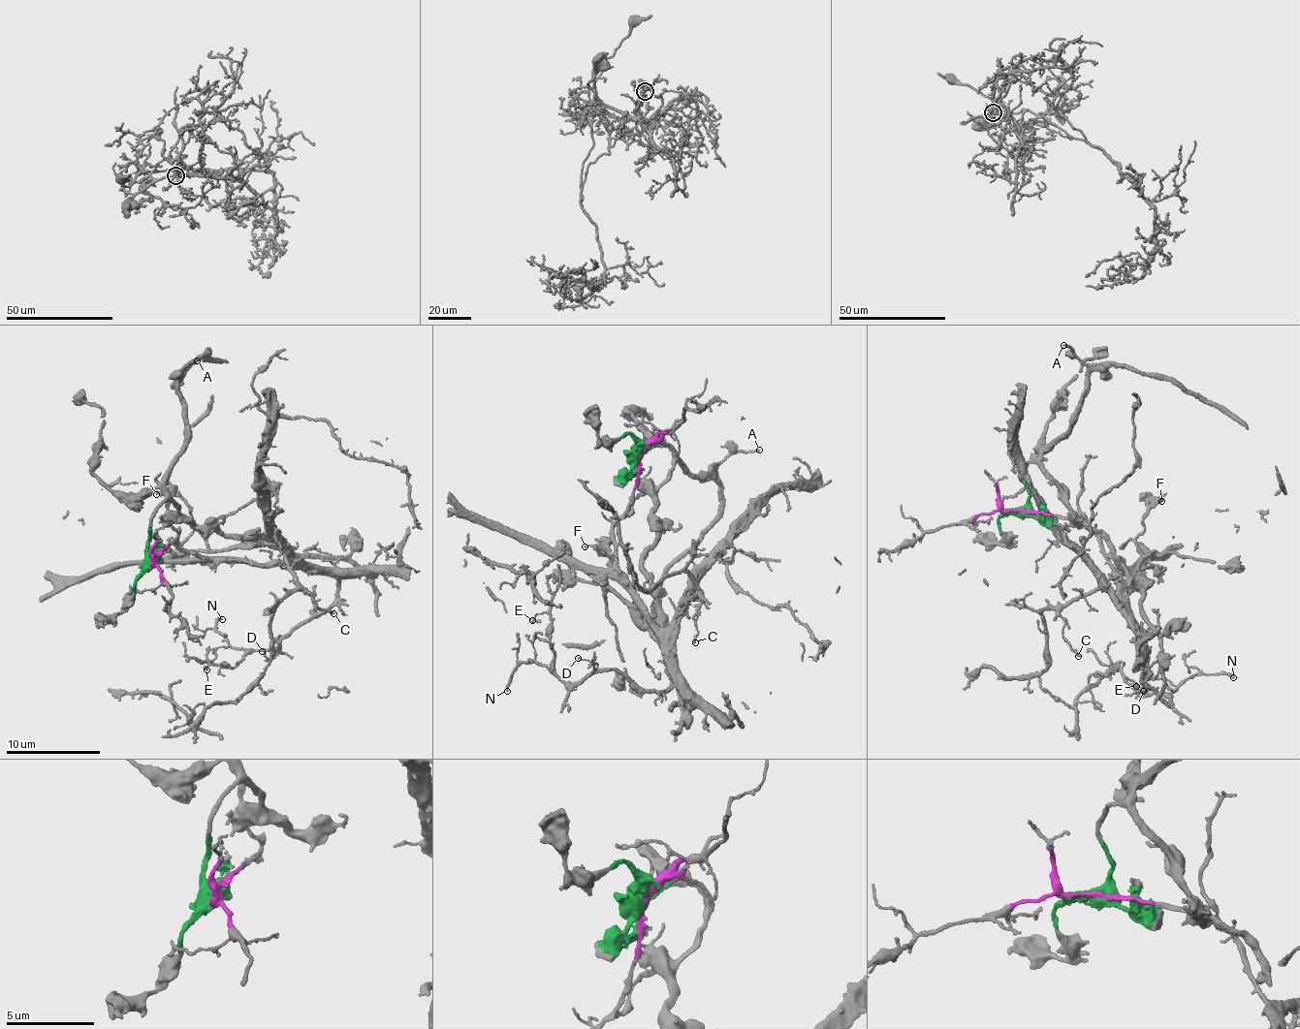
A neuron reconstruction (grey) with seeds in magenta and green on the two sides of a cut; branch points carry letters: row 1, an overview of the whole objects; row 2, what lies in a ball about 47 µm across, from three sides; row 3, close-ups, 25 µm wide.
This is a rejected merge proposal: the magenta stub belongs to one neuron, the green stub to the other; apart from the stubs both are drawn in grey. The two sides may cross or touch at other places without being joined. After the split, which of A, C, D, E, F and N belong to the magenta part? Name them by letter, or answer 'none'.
C, D, E, N

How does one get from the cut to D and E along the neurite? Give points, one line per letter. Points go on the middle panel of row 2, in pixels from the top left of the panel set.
D: (644, 452), (633, 502), (613, 529), (618, 571), (659, 636), (674, 682), (659, 694), (578, 657)
E: (644, 452), (613, 529), (674, 682), (659, 694), (608, 669), (564, 682), (548, 613), (531, 621)

